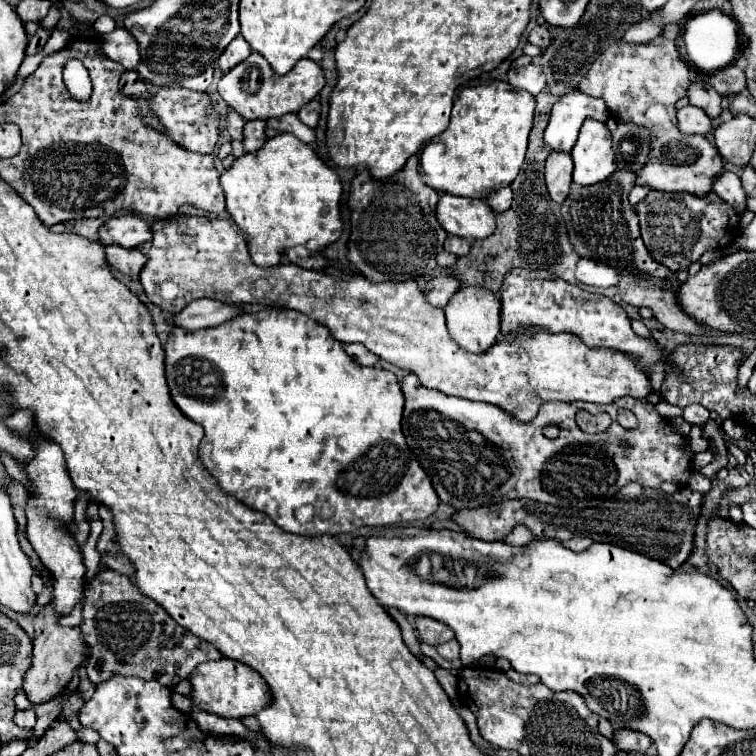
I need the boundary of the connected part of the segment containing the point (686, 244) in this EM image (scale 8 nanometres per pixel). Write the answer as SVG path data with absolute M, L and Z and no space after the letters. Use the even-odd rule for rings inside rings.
M651 191L635 205L641 225L641 237L651 257L671 271L687 271L691 263L699 261L705 251L715 251L735 241L739 229L739 215L729 203L723 203L713 191L697 197L691 193L659 193Z

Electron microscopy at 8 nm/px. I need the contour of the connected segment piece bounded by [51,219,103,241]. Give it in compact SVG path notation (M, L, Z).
M79 219L75 223L57 223L51 227L53 233L75 233L87 237L89 241L97 241L97 229L103 225L103 219Z

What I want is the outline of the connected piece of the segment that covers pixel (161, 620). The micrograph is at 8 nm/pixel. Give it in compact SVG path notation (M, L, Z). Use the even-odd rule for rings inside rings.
M109 569L97 573L85 587L81 631L91 647L87 673L95 685L103 683L113 673L119 673L155 679L165 687L173 687L199 663L223 657L213 643L201 641L193 633L189 633L187 639L187 629L175 623L153 599L139 593L131 577Z

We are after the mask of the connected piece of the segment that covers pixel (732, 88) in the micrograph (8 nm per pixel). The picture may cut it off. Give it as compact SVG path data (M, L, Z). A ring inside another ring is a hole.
M727 65L725 69L709 75L707 83L711 83L723 97L729 97L729 95L735 95L735 93L747 89L743 69L739 69L737 65Z

